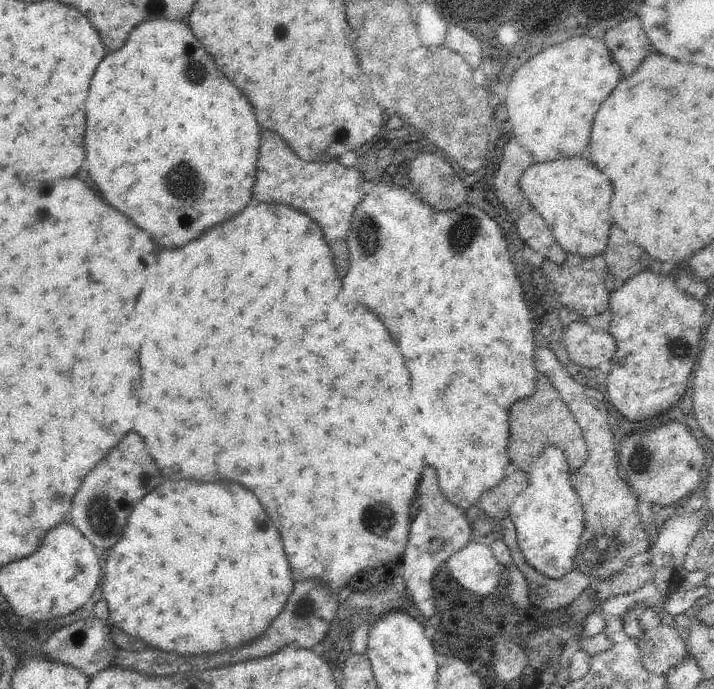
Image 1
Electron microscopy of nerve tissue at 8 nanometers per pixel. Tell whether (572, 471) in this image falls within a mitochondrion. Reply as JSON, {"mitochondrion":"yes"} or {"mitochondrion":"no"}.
{"mitochondrion":"no"}

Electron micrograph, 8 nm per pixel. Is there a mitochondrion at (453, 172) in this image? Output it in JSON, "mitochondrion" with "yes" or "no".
{"mitochondrion":"no"}

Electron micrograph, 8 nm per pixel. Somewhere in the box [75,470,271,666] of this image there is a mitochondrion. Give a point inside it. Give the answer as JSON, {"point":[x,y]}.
{"point":[101,515]}

